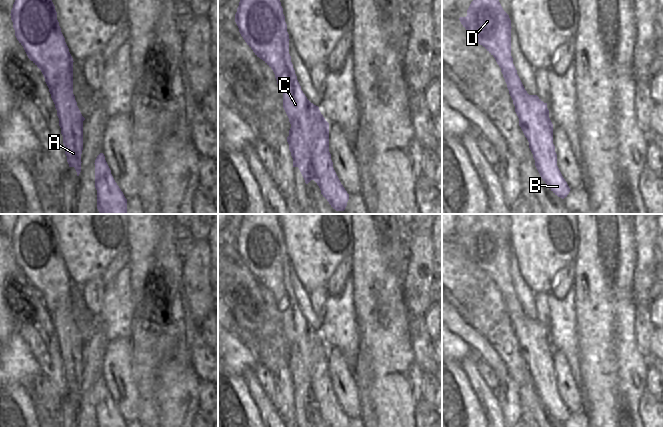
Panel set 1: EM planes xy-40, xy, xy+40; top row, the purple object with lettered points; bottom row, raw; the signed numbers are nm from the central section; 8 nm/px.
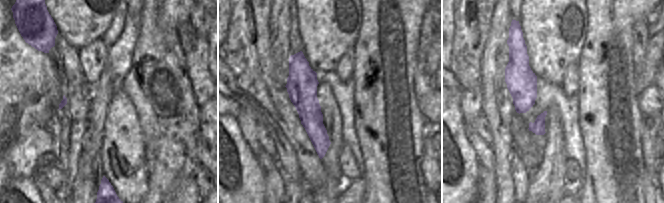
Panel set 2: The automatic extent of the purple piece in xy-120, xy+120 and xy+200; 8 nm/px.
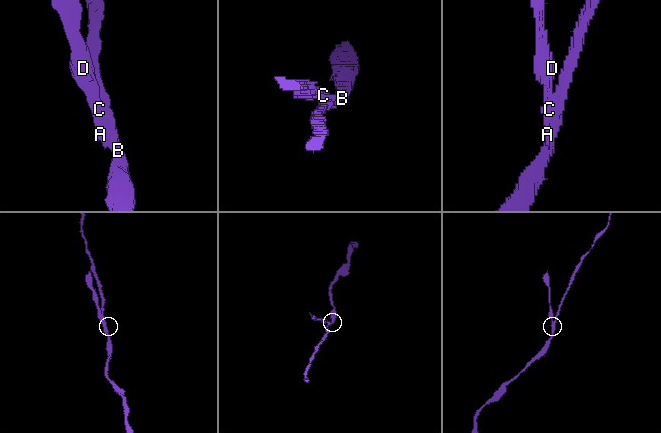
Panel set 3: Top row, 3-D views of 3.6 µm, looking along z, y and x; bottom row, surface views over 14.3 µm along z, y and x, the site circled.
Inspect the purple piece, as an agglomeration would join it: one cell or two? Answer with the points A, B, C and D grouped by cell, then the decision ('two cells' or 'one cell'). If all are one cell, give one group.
A C D / B | two cells

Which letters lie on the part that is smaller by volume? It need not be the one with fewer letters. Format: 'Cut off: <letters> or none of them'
Cut off: A, C, D

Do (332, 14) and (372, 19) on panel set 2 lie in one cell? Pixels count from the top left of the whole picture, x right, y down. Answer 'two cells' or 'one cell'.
two cells

